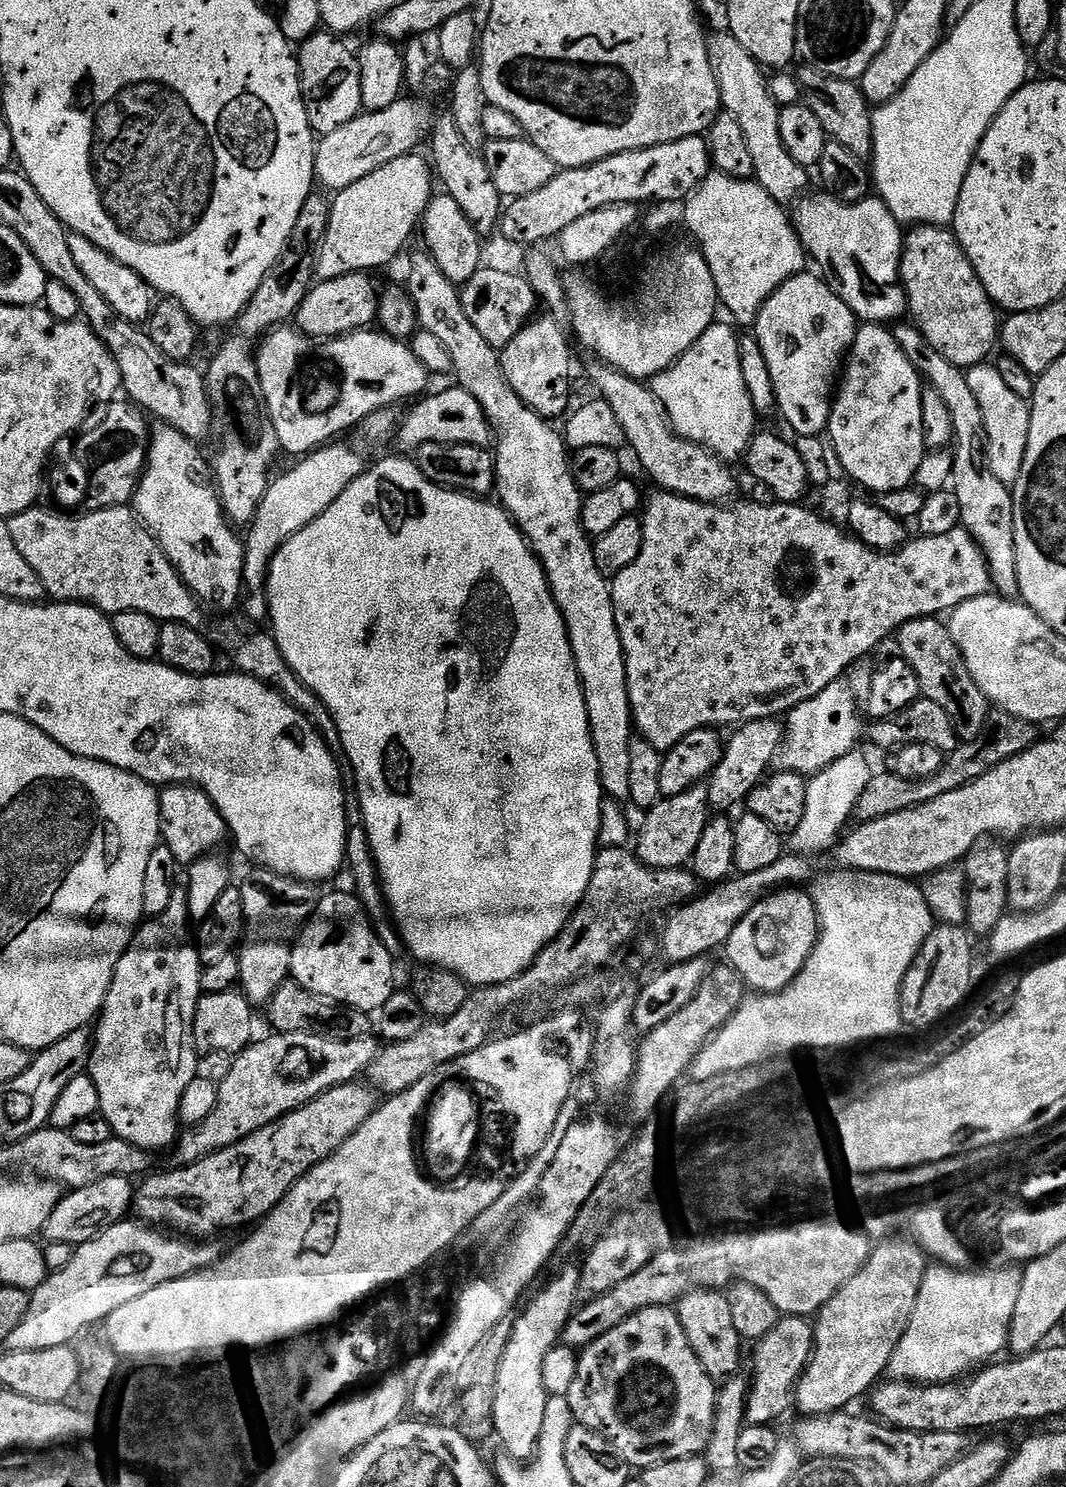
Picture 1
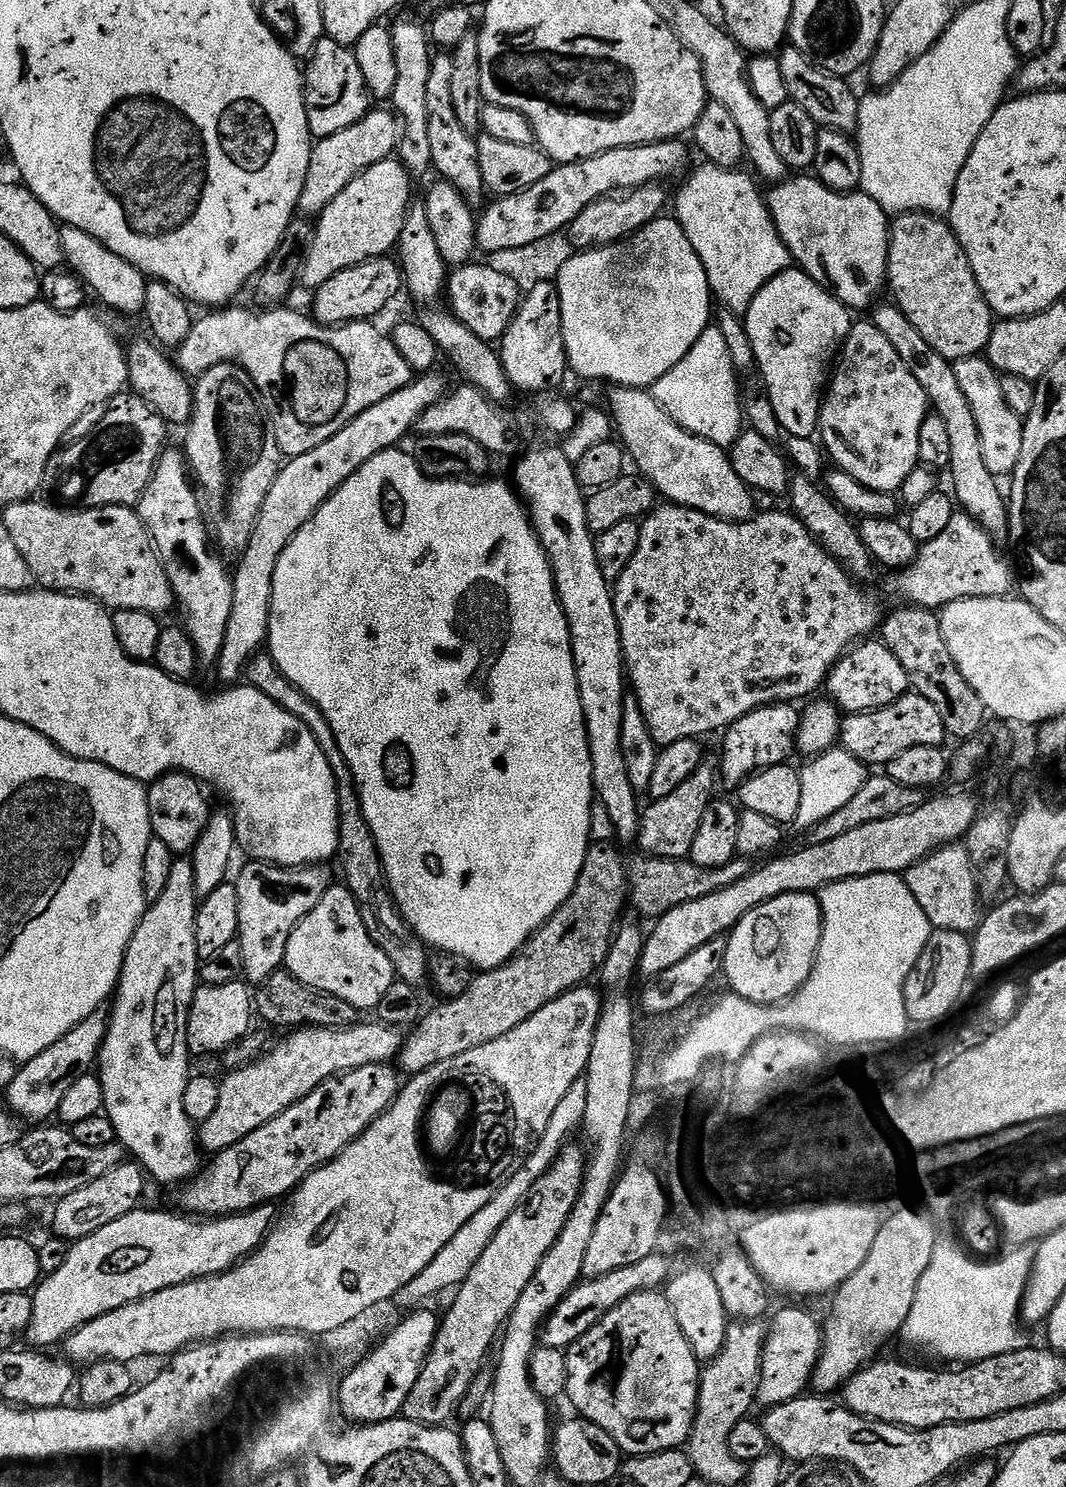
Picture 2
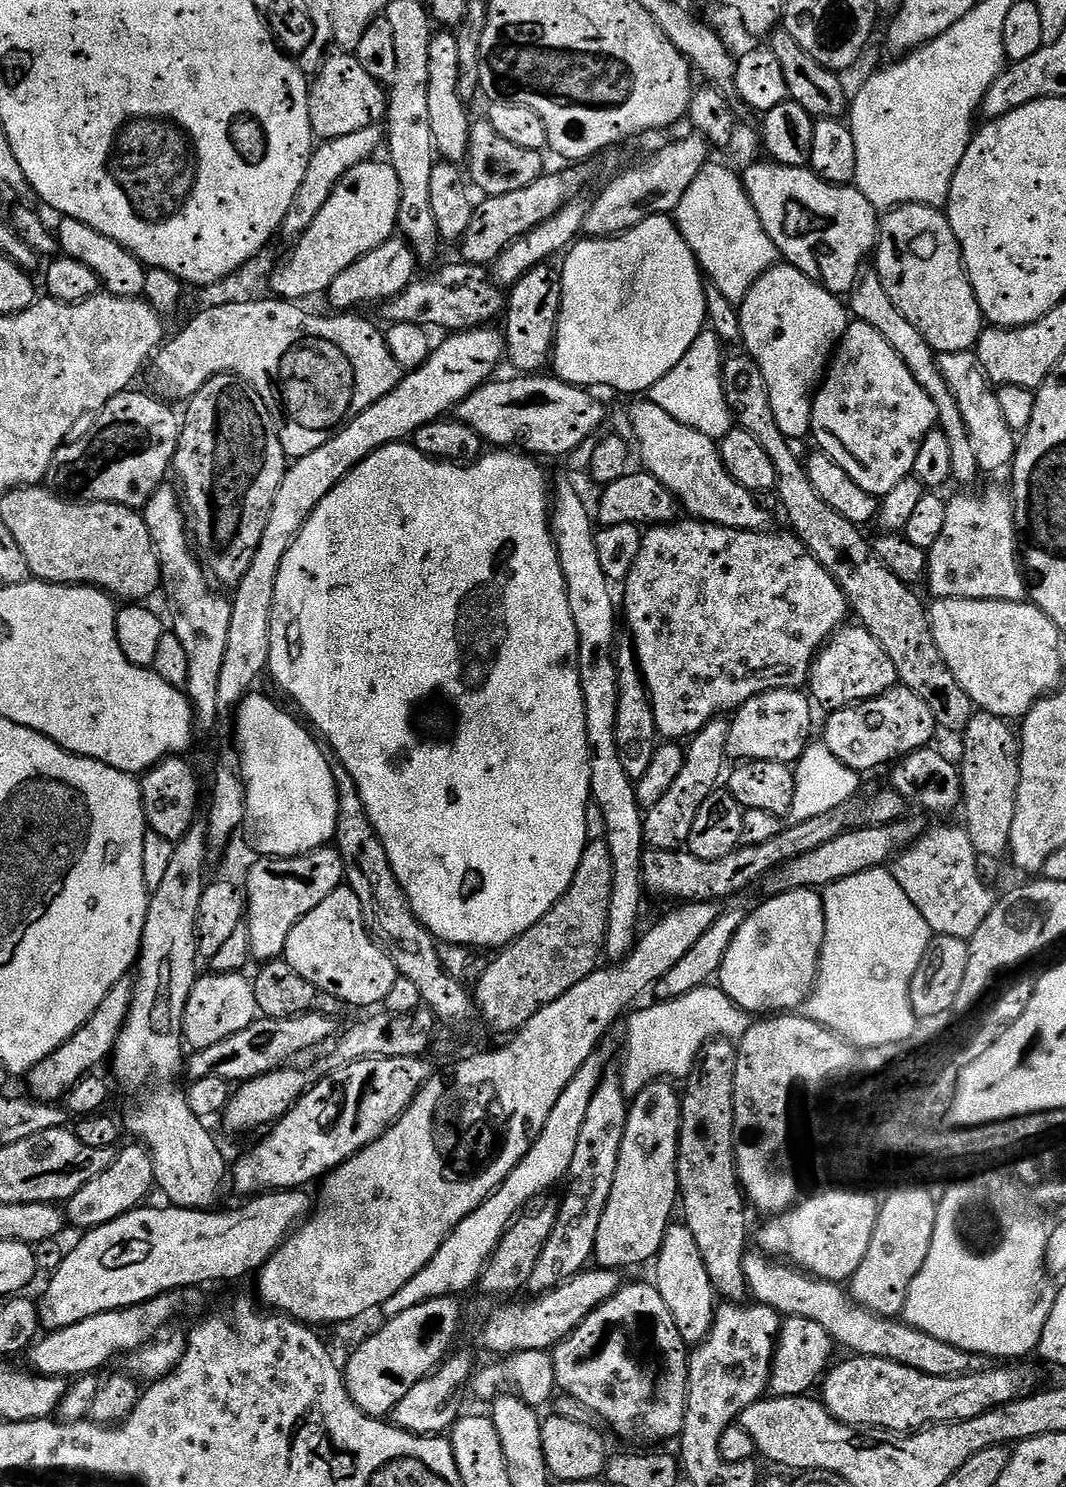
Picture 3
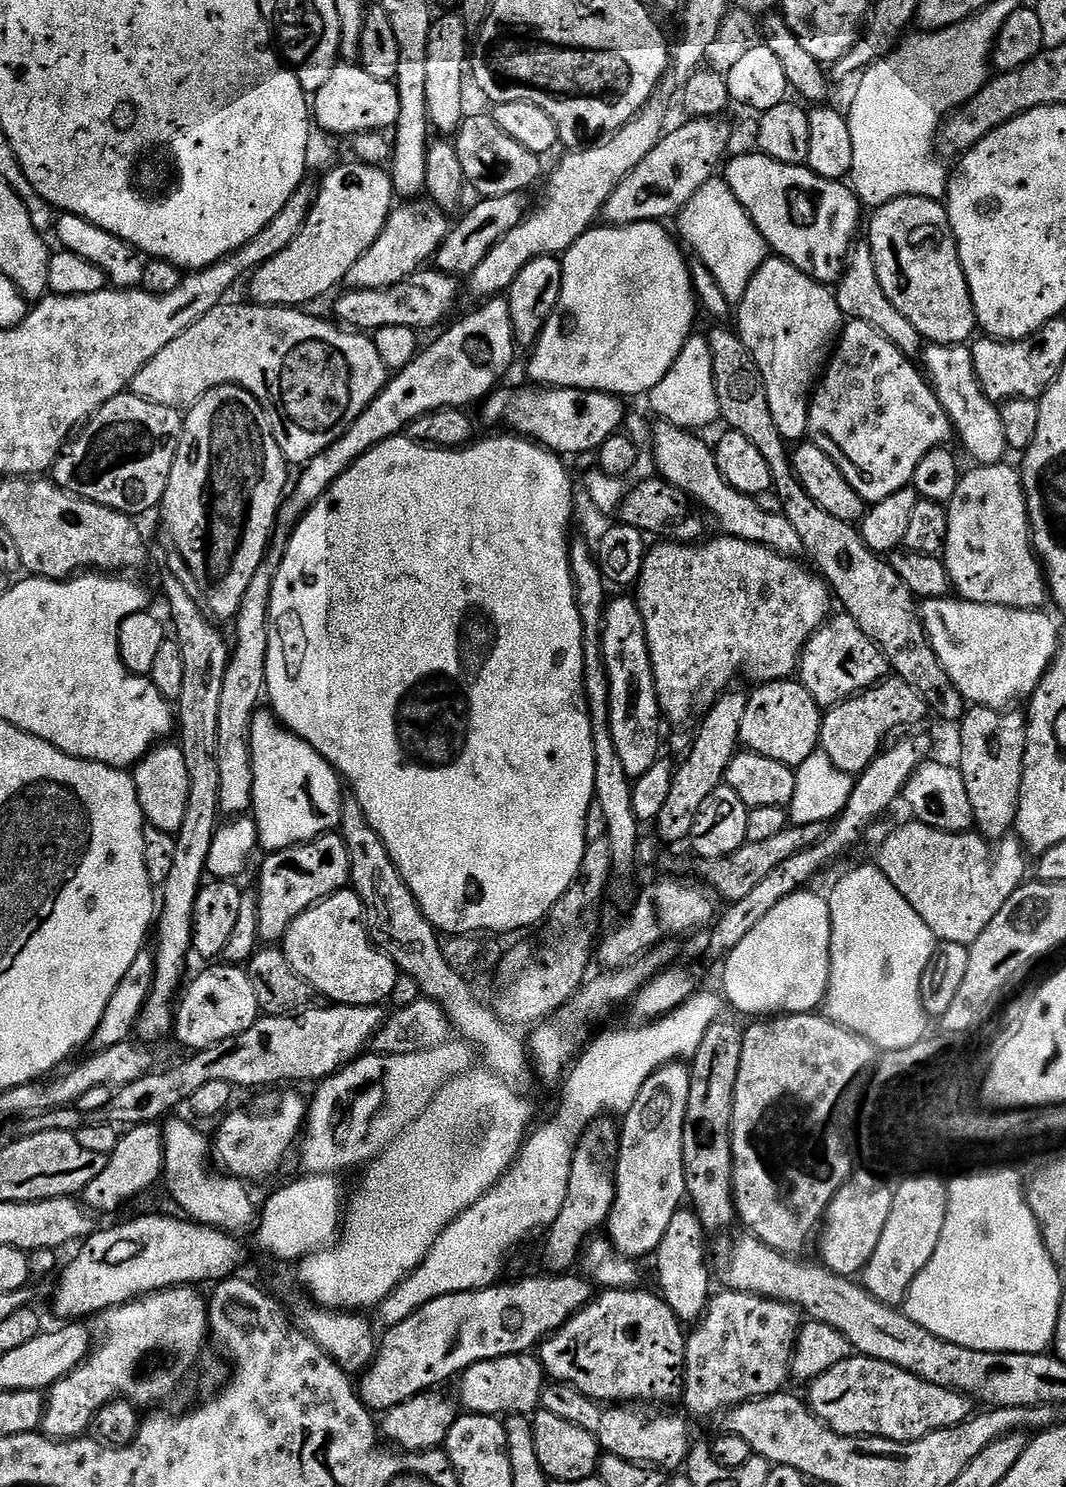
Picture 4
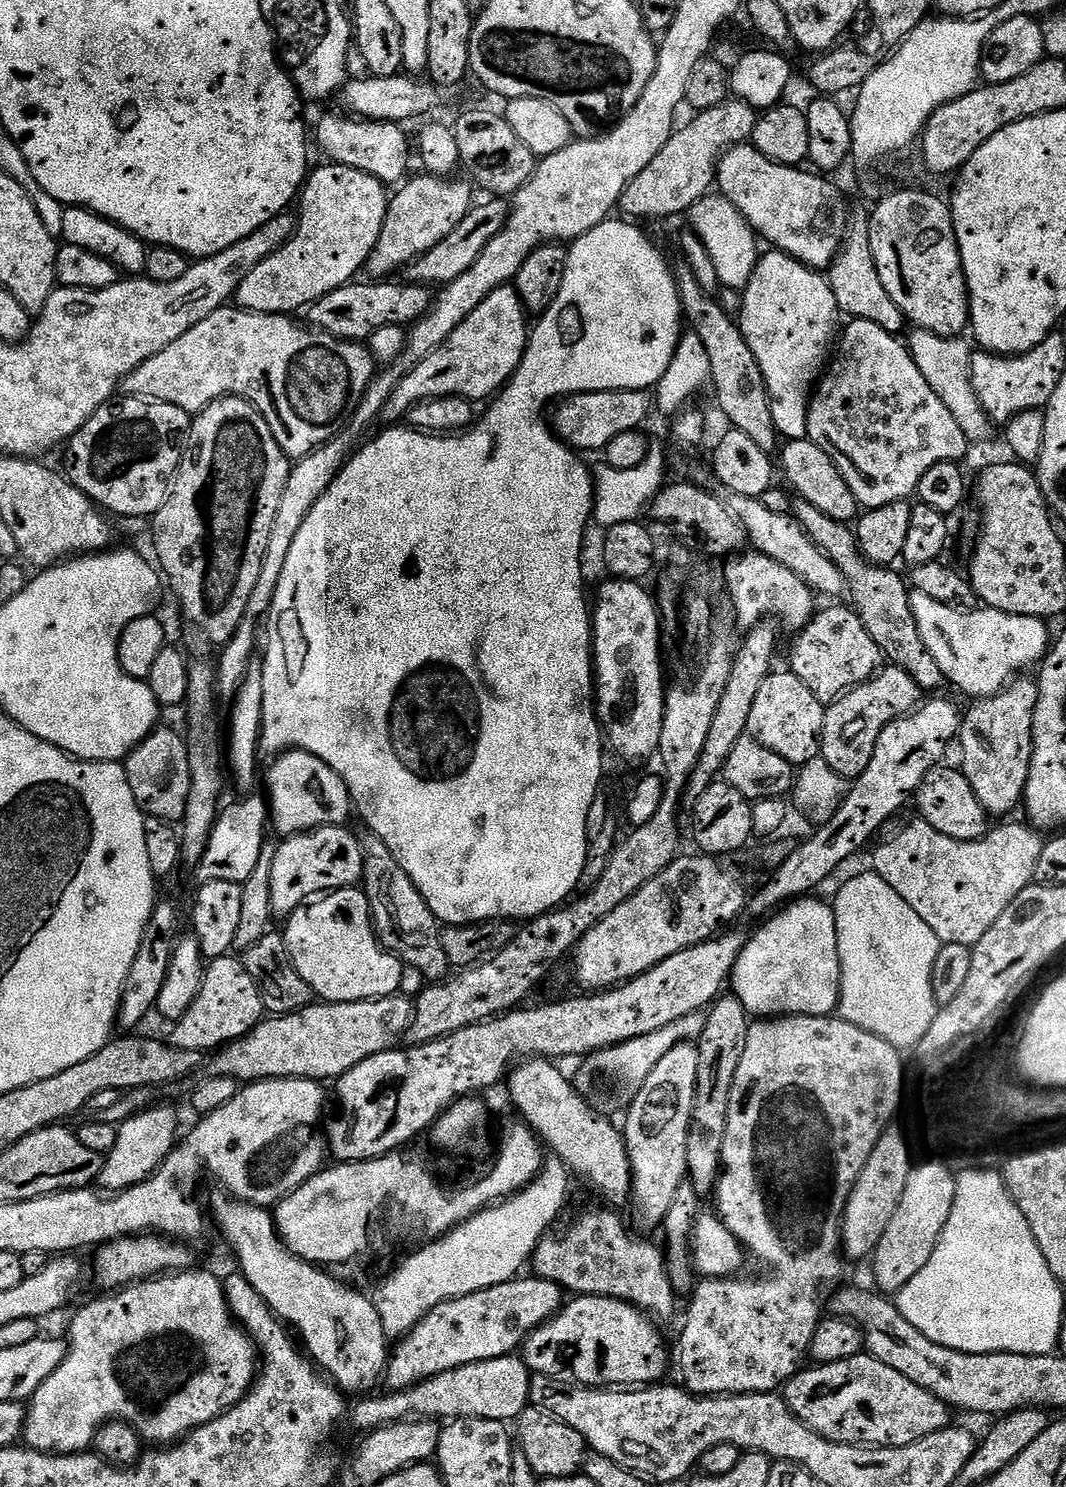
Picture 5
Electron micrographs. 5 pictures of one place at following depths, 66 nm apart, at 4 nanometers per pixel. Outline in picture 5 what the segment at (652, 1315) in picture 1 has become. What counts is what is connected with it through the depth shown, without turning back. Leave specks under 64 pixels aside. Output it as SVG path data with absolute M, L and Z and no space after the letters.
M577 1295L569 1299L547 1324L531 1332L522 1345L522 1359L529 1372L535 1375L565 1376L589 1388L652 1386L663 1381L668 1372L668 1348L664 1345L663 1334L652 1323L654 1320L649 1313L641 1312L624 1300Z

